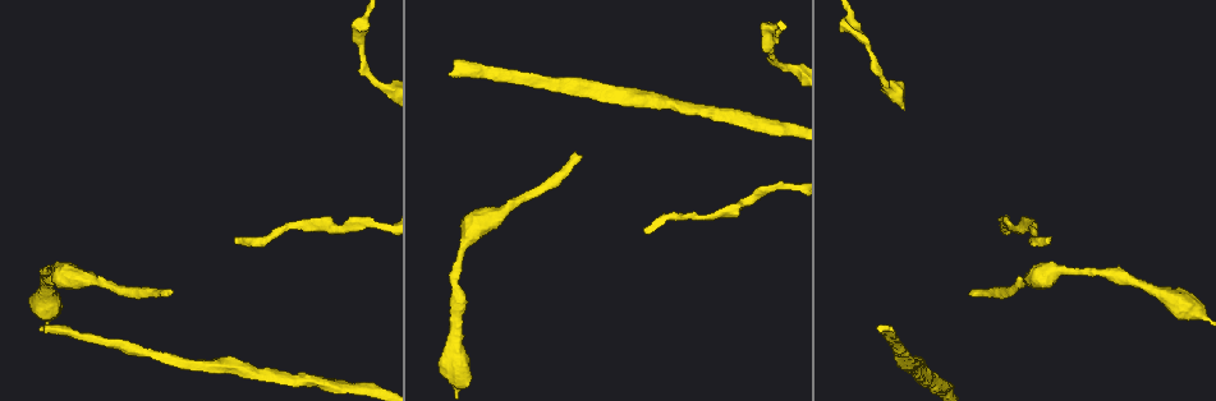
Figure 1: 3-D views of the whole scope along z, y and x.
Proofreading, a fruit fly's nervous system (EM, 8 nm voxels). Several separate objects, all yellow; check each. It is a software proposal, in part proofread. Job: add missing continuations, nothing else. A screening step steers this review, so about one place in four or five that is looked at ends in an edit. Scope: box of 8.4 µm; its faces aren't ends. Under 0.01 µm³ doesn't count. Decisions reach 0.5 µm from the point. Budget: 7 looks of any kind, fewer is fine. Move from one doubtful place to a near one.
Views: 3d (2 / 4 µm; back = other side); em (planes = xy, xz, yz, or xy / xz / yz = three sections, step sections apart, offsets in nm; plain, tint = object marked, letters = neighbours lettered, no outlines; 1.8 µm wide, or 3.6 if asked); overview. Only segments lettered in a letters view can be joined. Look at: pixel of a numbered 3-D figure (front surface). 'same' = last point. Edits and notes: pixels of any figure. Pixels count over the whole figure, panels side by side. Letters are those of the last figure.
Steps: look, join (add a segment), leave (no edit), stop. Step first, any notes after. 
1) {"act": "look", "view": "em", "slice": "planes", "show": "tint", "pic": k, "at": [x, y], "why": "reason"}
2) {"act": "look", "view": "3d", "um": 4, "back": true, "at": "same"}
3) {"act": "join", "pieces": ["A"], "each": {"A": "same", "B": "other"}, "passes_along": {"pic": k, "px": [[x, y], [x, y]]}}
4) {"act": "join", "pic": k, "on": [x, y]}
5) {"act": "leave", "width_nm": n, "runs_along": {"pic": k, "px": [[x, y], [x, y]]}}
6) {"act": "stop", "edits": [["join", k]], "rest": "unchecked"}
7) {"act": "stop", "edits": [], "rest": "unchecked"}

{"act": "look", "view": "3d", "um": 2, "pic": 1, "at": [891, 326], "why": "free end"}

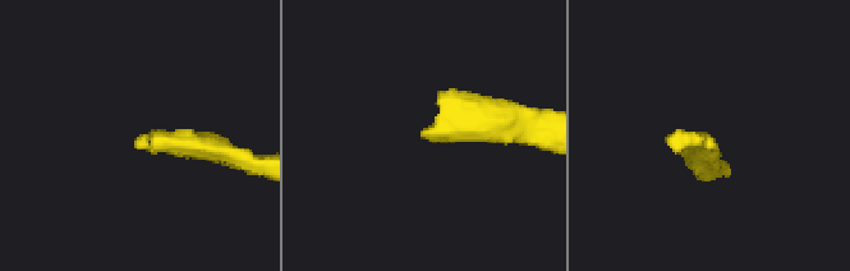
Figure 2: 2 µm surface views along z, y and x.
{"act": "look", "view": "em", "slice": "xz", "step": 4, "show": "letters", "pic": 2, "at": [710, 134], "why": "shape alone is not enough"}

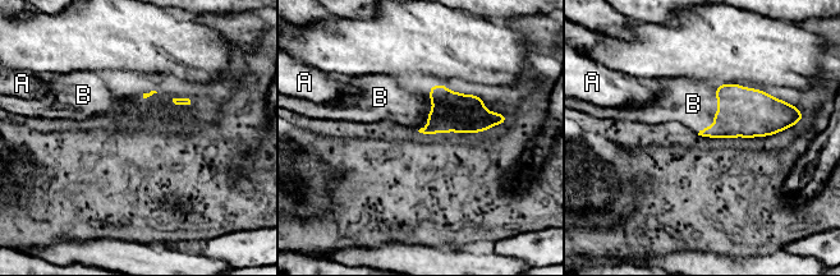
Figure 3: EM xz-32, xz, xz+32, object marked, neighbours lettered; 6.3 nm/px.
{"act": "join", "pieces": ["B"], "each": {"A": "other", "B": "same"}, "passes_along": {"pic": 3, "px": [[748, 113], [716, 113], [693, 104]]}, "found": "it goes on there"}

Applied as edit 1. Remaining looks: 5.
{"act": "look", "view": "overview", "why": "redraw"}

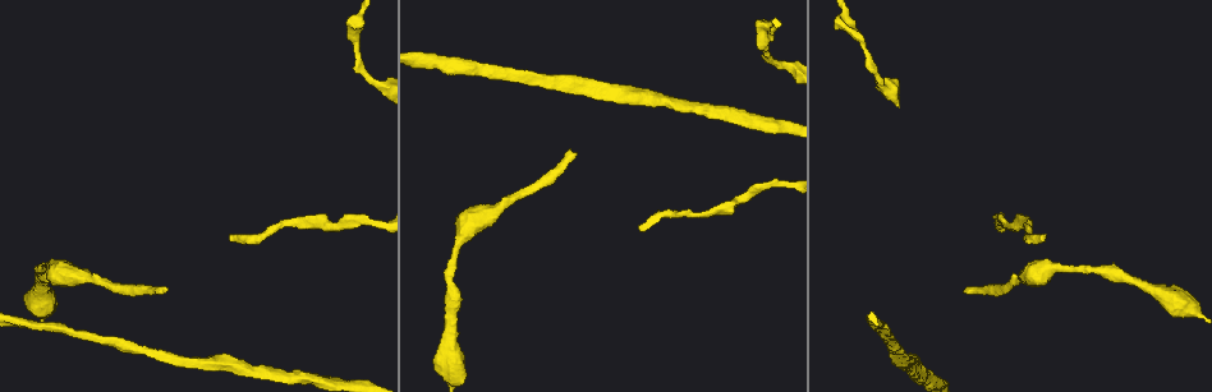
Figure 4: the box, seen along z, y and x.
{"act": "look", "view": "3d", "um": 4, "back": true, "pic": 4, "at": [229, 234], "why": "an open end"}

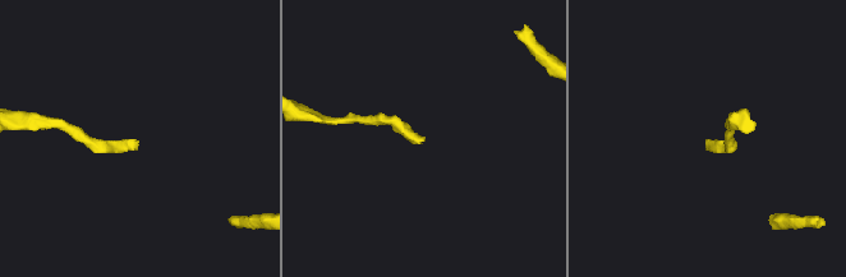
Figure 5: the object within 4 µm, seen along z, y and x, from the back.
{"act": "look", "view": "em", "slice": "yz", "step": 8, "show": "letters", "pic": 5, "at": [136, 143], "why": "now the EM"}

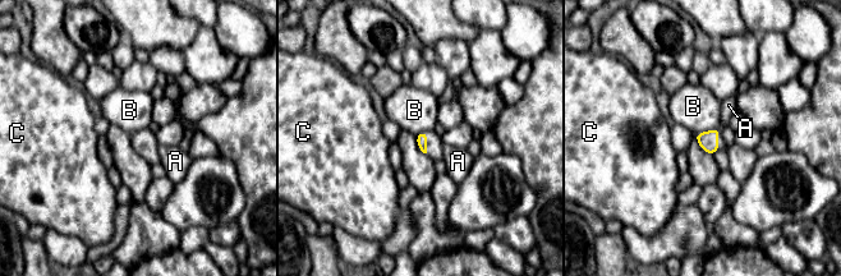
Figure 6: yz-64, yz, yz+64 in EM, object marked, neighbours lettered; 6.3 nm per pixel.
{"act": "leave", "each": {"A": "other", "B": "other", "C": "other"}, "border": {"pic": 6, "px": [[718, 128], [703, 130], [694, 136]]}, "found": "none of them fits"}

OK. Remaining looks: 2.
{"act": "look", "view": "3d", "um": 2, "pic": 4, "at": [966, 288], "why": "branch stops here"}

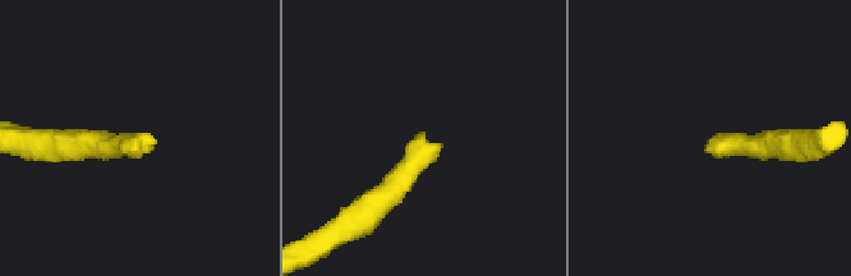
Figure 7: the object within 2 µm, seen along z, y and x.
{"act": "look", "view": "em", "slice": "planes", "show": "letters", "pic": 7, "at": [716, 141]}

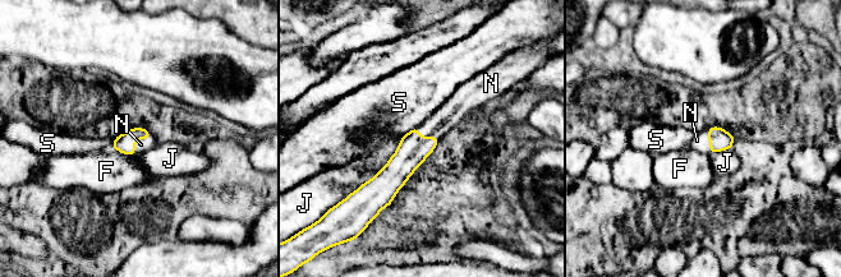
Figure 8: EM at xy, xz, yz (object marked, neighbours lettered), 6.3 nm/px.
{"act": "join", "pieces": ["N"], "each": {"F": "other", "J": "other", "N": "same", "S": "other"}, "passes_along": {"pic": 8, "px": [[125, 143], [137, 138], [141, 144]]}, "found": "it goes on there"}

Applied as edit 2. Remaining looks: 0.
{"act": "stop", "edits": [["join", 3], ["join", 8]], "rest": "unchecked"}

